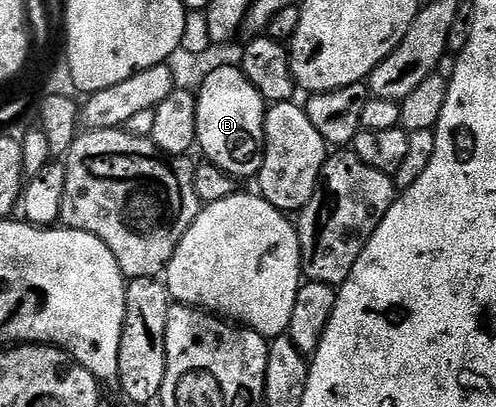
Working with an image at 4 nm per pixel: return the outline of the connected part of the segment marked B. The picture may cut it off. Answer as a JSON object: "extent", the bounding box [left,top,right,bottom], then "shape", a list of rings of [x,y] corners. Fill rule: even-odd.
{"extent":[197,66,268,180],"shape":[[[238,66],[217,69],[205,78],[197,90],[197,147],[203,150],[202,158],[236,180],[258,176],[263,160],[263,126],[268,104],[263,95],[244,77]]]}

